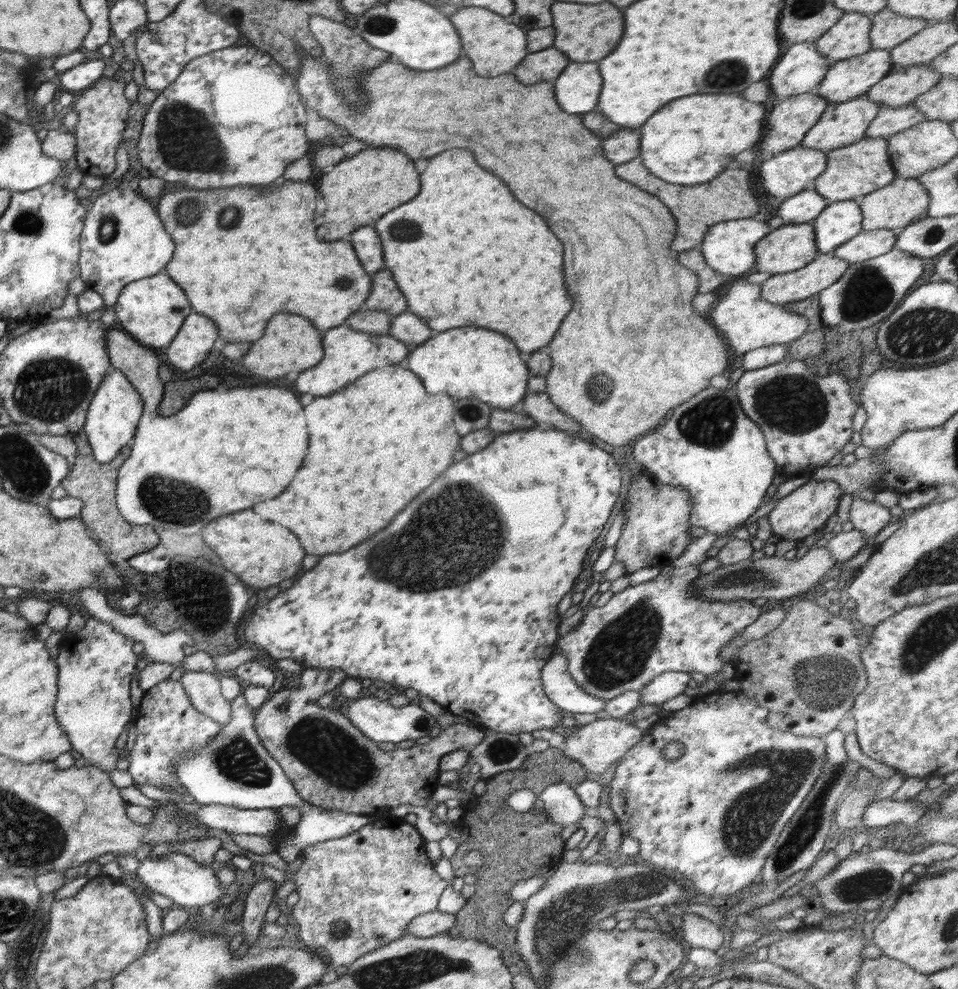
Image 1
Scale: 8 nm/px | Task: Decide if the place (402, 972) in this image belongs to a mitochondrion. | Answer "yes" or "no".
yes

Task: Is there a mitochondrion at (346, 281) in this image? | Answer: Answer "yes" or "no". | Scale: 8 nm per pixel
yes

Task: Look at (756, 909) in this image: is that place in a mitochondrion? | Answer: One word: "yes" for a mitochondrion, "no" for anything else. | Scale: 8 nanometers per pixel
no

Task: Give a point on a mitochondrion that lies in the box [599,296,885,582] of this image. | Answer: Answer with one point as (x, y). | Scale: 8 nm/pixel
(791, 404)

